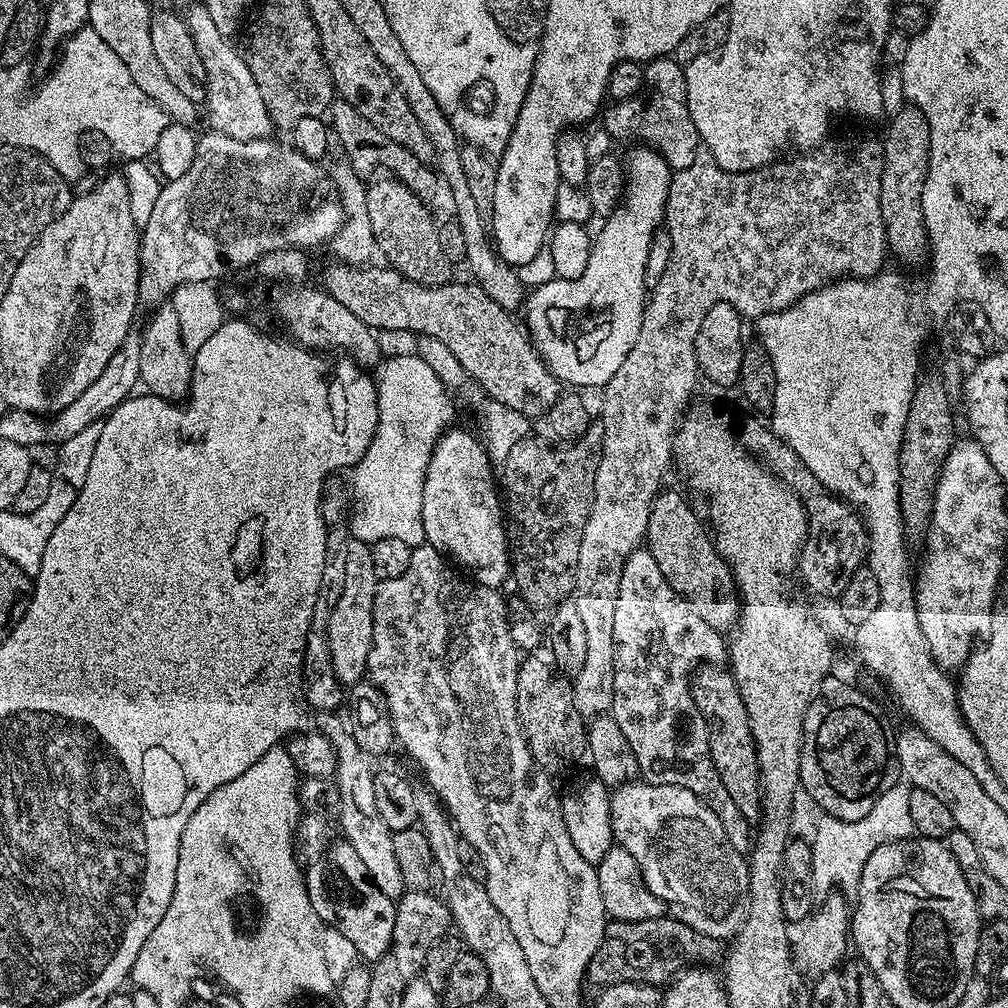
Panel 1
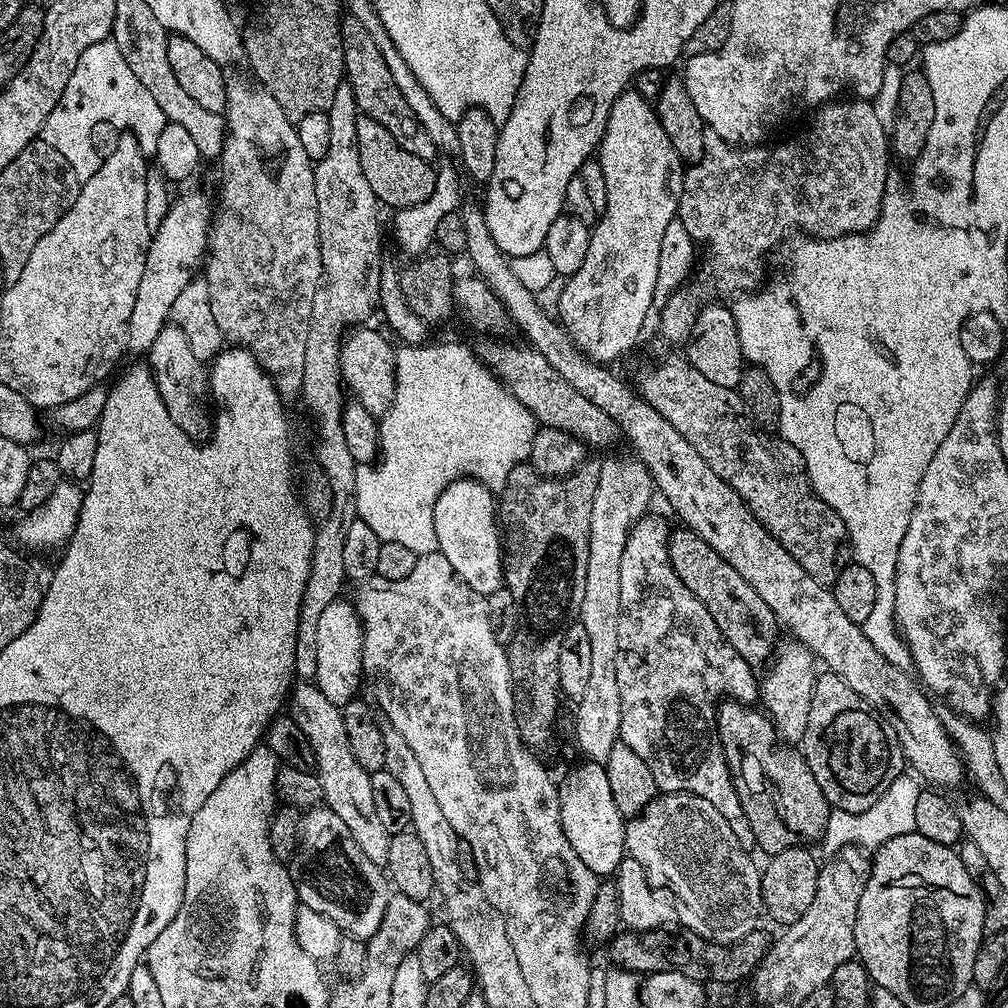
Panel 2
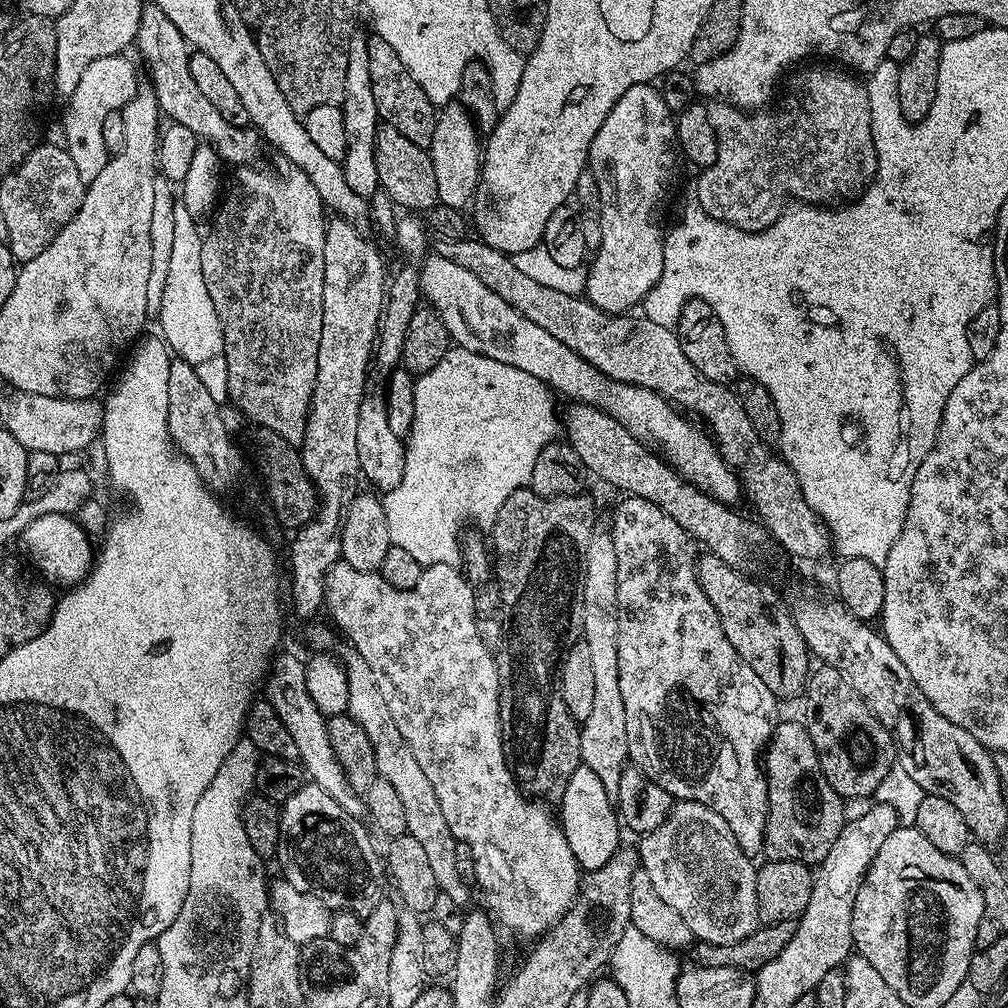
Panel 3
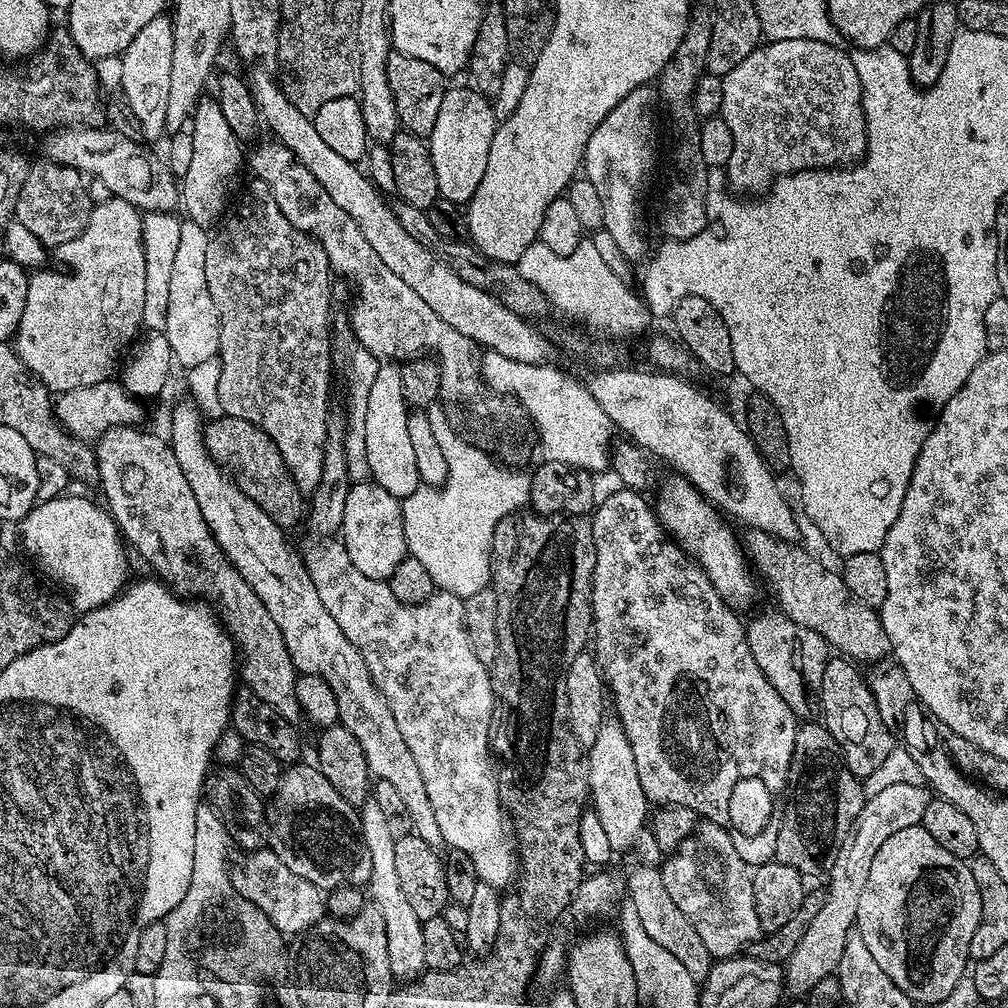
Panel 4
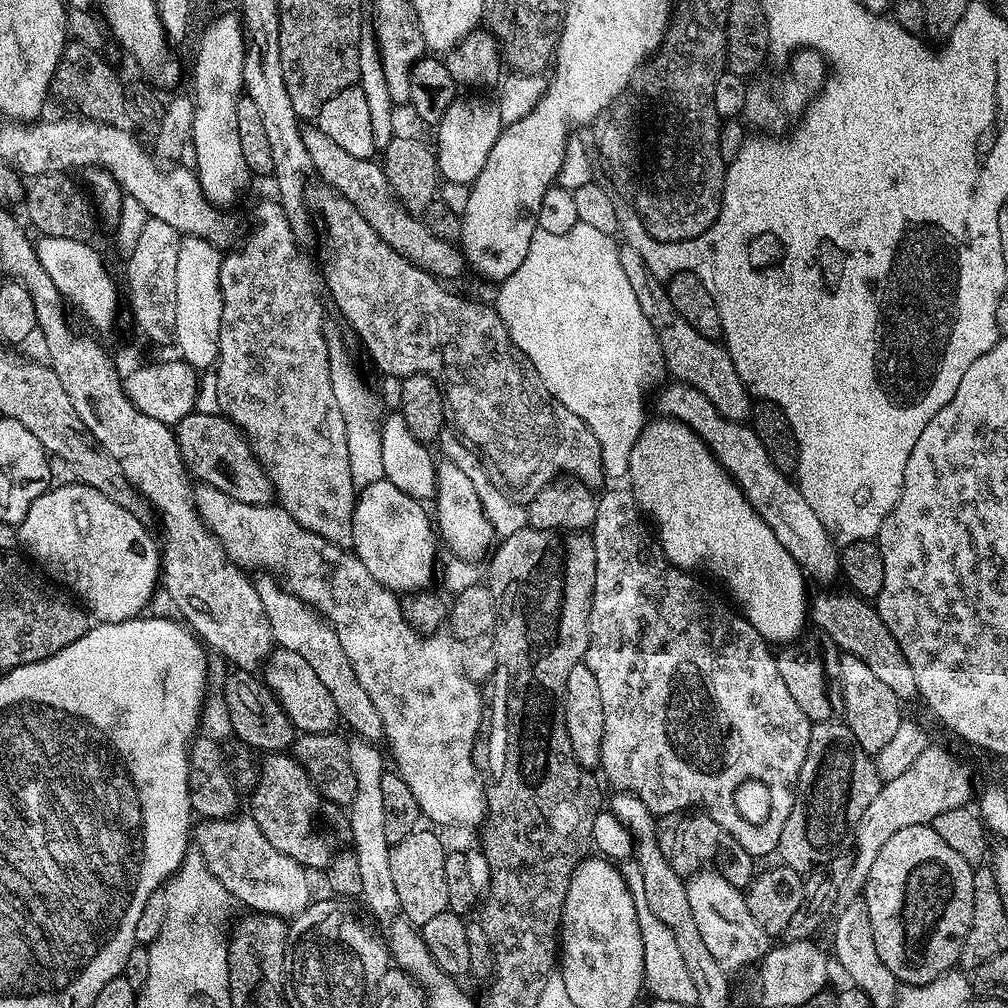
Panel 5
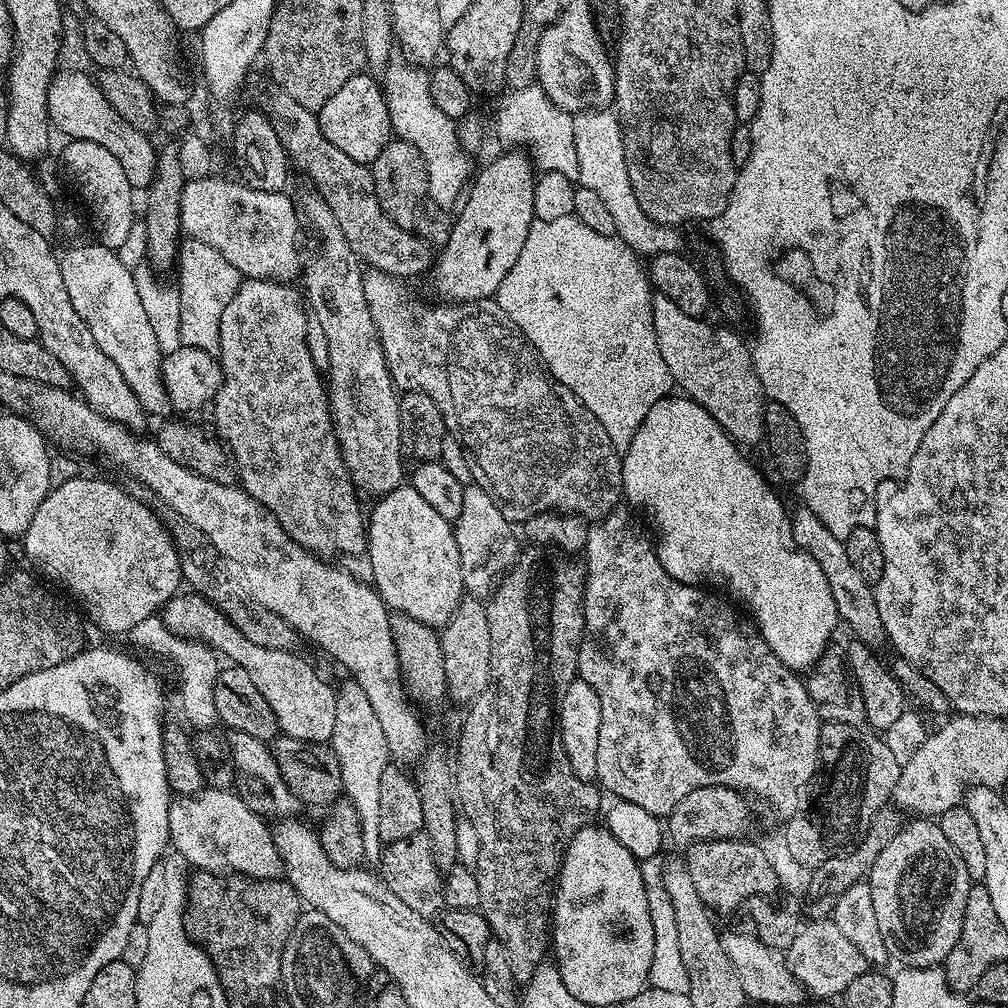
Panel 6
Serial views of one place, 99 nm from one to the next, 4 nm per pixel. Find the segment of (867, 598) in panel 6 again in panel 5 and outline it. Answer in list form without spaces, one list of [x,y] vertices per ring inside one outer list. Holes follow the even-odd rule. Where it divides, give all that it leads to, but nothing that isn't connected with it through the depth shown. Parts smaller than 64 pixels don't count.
[[[672,382],[672,385],[660,396],[660,408],[665,417],[680,420],[687,424],[719,462],[721,468],[734,481],[744,494],[745,500],[758,515],[774,530],[774,538],[790,550],[794,562],[798,562],[809,577],[821,580],[821,585],[828,586],[832,579],[840,576],[840,554],[832,535],[818,522],[818,514],[810,507],[810,502],[802,498],[799,487],[785,473],[774,466],[762,438],[747,423],[728,420],[710,406],[710,398],[689,384]],[[790,480],[790,481],[788,481]],[[792,483],[792,484],[791,484]]]

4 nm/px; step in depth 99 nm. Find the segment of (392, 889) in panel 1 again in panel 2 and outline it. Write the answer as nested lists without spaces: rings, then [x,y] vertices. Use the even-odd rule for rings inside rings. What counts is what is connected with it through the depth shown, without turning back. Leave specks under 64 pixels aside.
[[[300,682],[293,687],[286,701],[286,712],[294,718],[294,722],[298,722],[298,730],[302,730],[302,734],[306,734],[306,742],[310,742],[310,750],[316,759],[314,773],[322,786],[323,803],[334,810],[342,822],[346,822],[350,834],[354,834],[354,842],[358,842],[362,854],[366,854],[370,862],[386,865],[390,833],[382,827],[378,814],[374,814],[374,793],[370,787],[372,773],[358,766],[358,758],[350,754],[342,709],[327,700],[315,682]]]

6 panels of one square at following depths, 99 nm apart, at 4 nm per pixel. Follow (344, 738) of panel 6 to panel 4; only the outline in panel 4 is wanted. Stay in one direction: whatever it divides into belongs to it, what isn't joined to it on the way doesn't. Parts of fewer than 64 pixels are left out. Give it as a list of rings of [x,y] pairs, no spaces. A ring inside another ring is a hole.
[[[369,799],[359,811],[362,838],[370,853],[371,872],[366,890],[371,900],[378,906],[386,925],[386,942],[389,947],[390,968],[393,979],[411,982],[425,971],[425,955],[423,953],[423,923],[411,909],[406,894],[399,885],[398,873],[395,869],[394,846],[396,840],[388,829],[387,819],[379,809],[376,800]]]

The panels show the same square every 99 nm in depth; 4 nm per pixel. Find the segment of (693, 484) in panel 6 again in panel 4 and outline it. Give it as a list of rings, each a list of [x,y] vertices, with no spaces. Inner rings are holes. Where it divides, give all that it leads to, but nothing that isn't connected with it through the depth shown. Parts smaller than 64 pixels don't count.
[[[668,474],[660,484],[660,493],[654,499],[654,511],[664,531],[700,565],[706,578],[718,590],[730,608],[743,610],[756,600],[757,577],[746,559],[746,553],[732,532],[724,524],[719,524],[721,513],[711,502],[700,495],[697,488],[679,474]]]

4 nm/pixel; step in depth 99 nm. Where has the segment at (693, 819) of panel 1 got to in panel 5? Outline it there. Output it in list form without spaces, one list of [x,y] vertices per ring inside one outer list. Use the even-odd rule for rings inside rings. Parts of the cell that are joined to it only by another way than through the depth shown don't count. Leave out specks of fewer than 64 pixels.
[[[711,866],[701,867],[699,872],[692,873],[687,877],[686,885],[686,898],[690,898],[690,910],[698,925],[698,934],[702,934],[702,942],[706,942],[714,962],[718,962],[718,966],[729,974],[759,965],[760,959],[768,953],[770,937],[762,926],[758,926],[758,922],[754,922],[747,895],[726,882],[726,878]]]

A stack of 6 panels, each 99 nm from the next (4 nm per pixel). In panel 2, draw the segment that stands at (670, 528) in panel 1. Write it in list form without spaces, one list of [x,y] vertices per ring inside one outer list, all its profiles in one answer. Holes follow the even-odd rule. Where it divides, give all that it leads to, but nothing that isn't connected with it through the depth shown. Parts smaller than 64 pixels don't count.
[[[683,526],[677,529],[669,535],[668,553],[678,578],[682,578],[684,585],[707,606],[726,642],[742,654],[745,662],[753,666],[763,665],[778,647],[778,625],[770,606],[766,606],[766,602],[758,598],[754,586],[750,586],[750,582],[746,582],[746,578],[742,578],[742,574],[738,574],[738,570],[734,570],[734,566],[722,559],[709,544],[702,542],[698,534]]]

